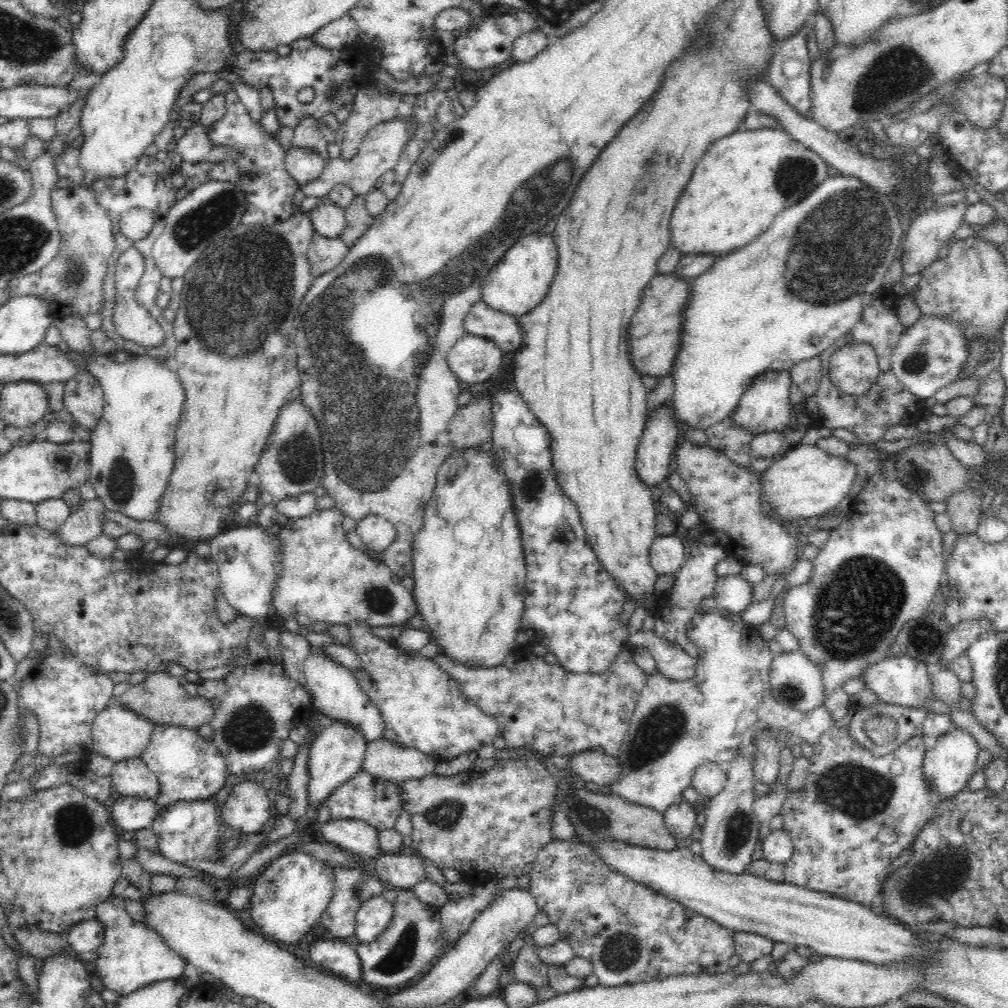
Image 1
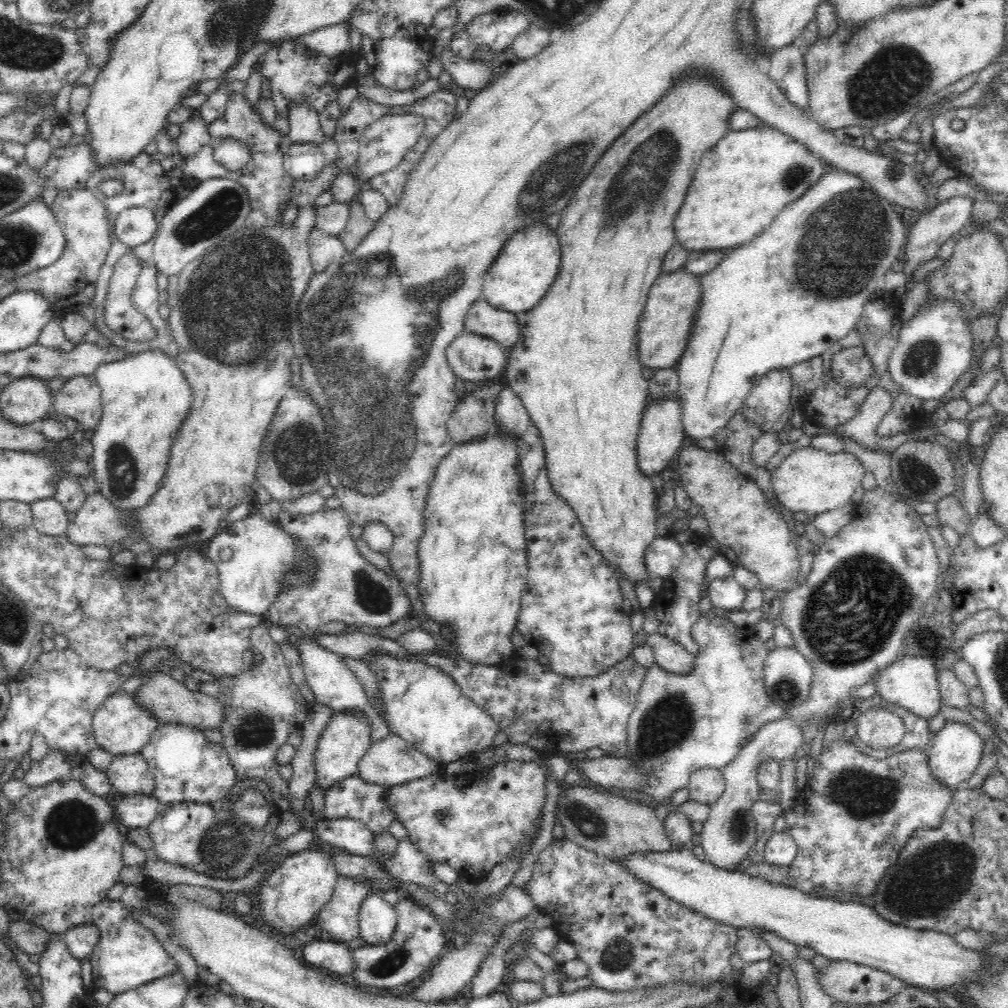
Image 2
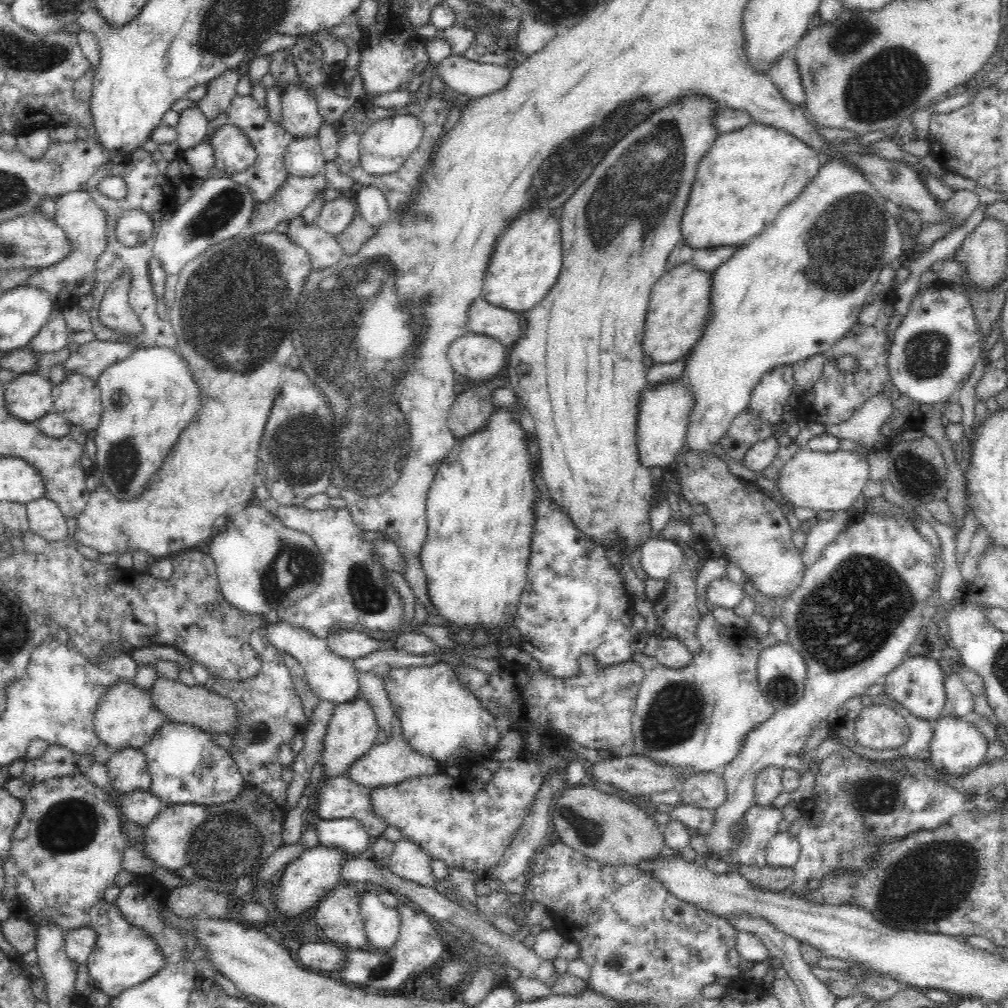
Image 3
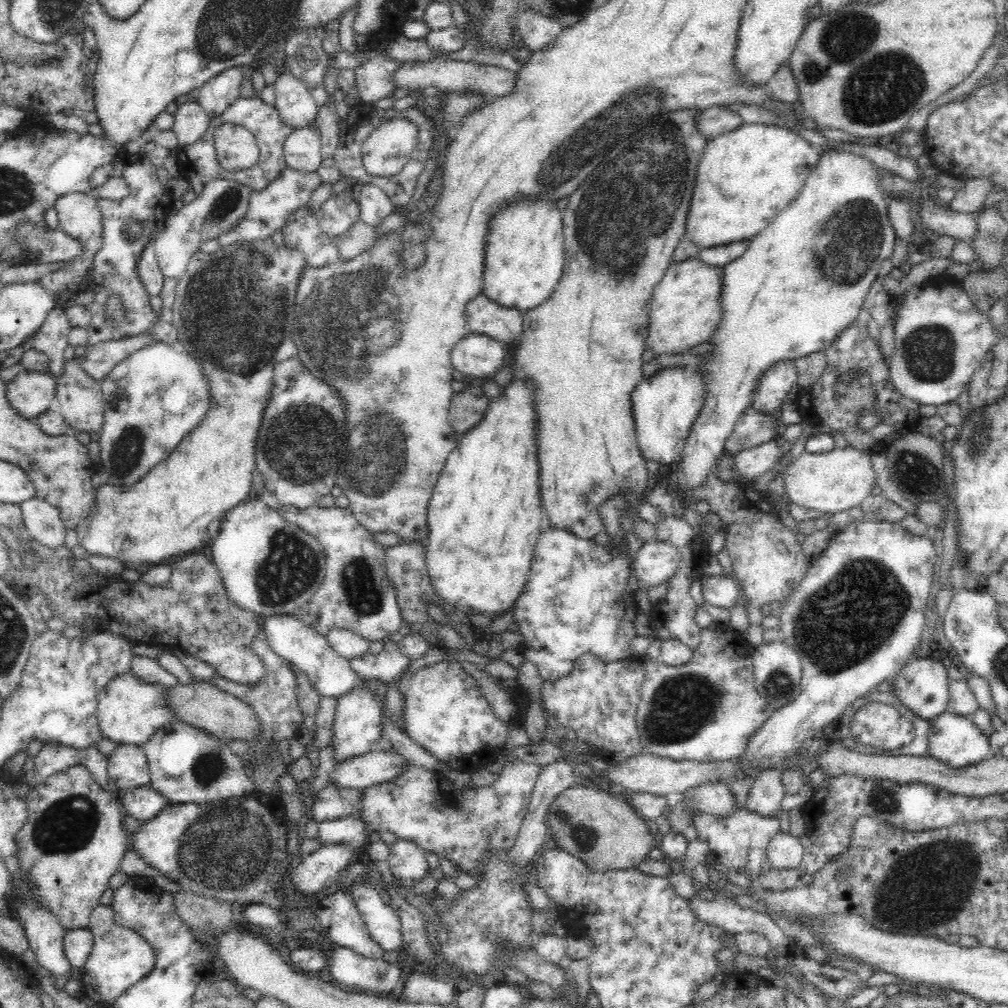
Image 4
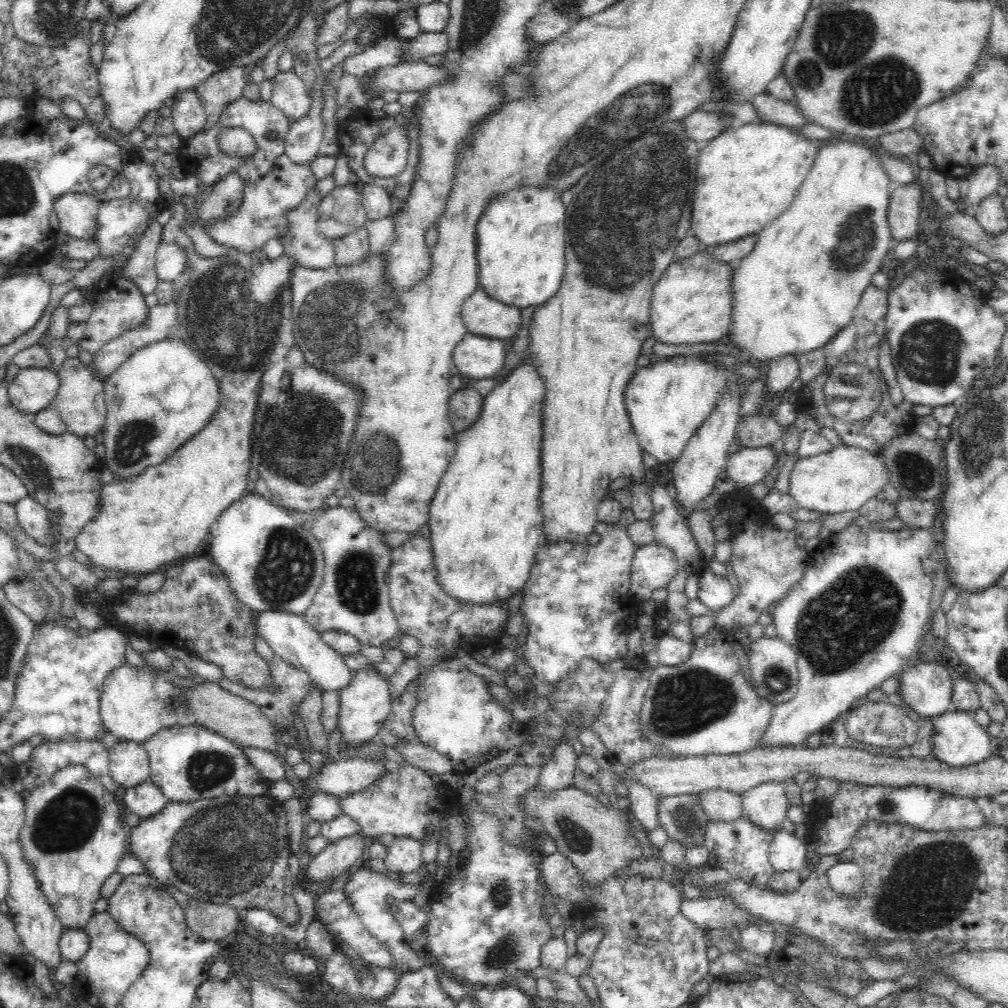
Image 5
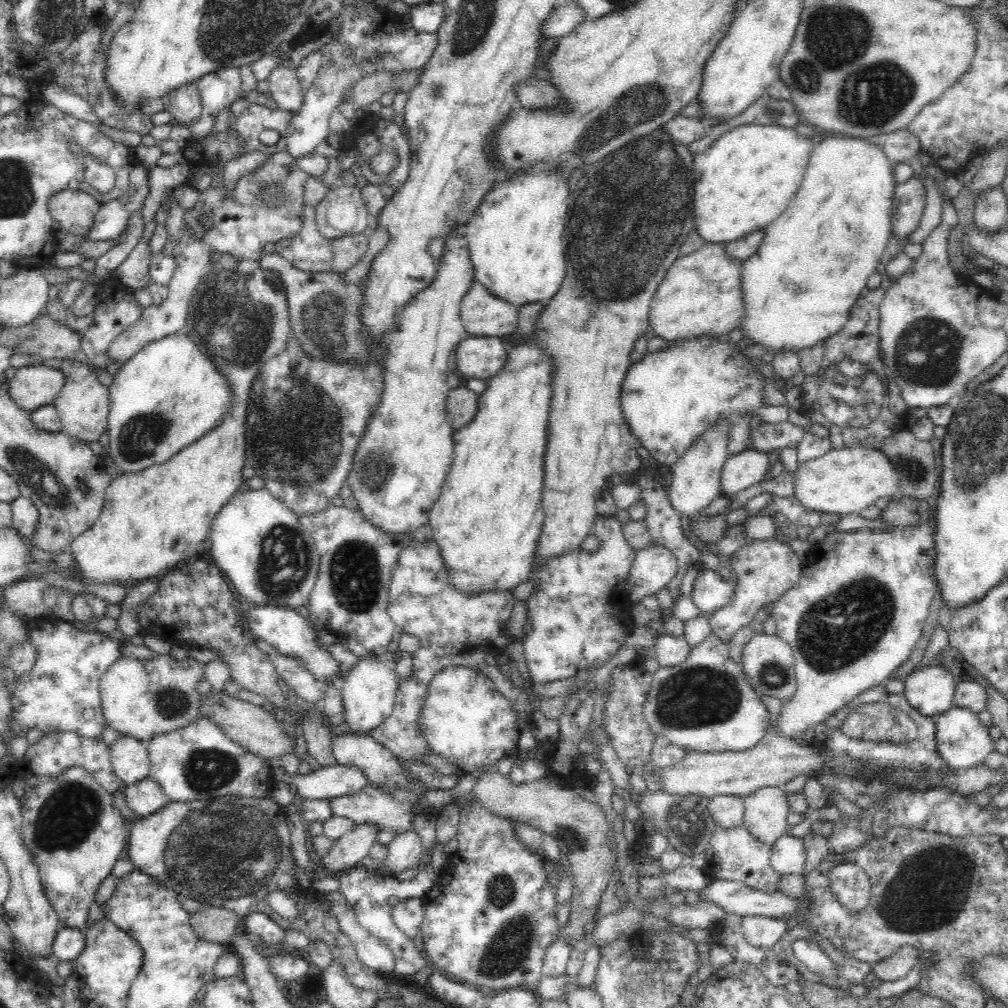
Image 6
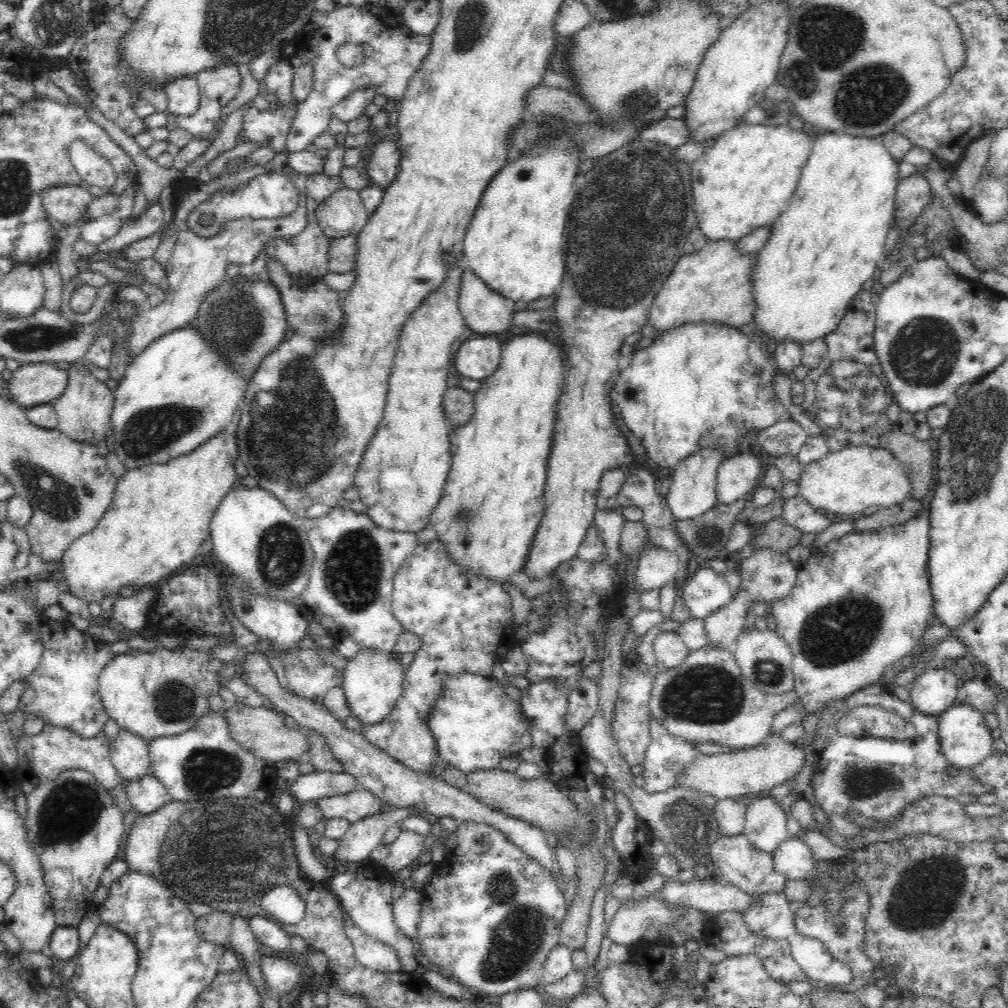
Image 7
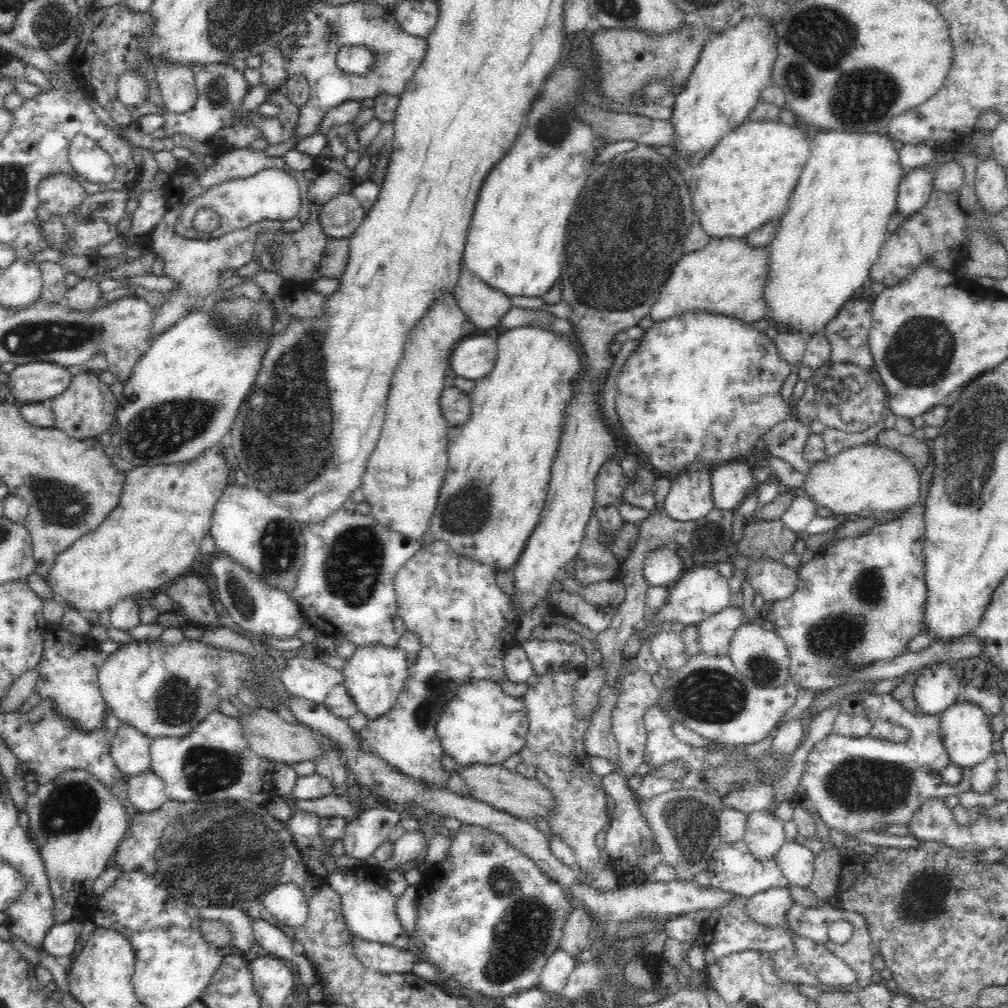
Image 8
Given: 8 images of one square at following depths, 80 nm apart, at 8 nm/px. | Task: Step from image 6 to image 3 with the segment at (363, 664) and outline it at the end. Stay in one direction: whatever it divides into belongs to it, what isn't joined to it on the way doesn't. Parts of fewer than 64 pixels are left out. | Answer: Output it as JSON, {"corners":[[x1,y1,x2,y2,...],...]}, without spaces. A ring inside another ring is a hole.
{"corners":[[359,694,352,701,336,705,324,737,322,751,322,756,324,756,323,774,327,774,328,779,344,775,344,772,352,766,352,762,356,762,360,756,366,754,375,745,376,737,380,731,381,727,377,723,376,713,362,695]]}

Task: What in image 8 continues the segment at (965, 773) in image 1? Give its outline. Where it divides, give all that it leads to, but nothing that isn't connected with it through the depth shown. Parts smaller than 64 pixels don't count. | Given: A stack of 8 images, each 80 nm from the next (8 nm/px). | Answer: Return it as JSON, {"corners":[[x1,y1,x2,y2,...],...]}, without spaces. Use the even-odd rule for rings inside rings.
{"corners":[[958,700,958,702,952,704,952,706,944,711,939,725,950,763,963,767,971,767,983,762,986,757,993,753,993,729,991,728,990,721,991,719,978,704,973,704,966,700]]}

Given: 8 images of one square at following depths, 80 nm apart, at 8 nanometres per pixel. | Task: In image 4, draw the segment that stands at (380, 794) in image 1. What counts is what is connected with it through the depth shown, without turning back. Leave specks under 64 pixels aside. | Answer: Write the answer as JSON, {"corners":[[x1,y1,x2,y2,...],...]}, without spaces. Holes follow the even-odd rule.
{"corners":[[330,783,312,795,311,815,316,822,334,820,342,816,358,817,361,790,336,787]]}

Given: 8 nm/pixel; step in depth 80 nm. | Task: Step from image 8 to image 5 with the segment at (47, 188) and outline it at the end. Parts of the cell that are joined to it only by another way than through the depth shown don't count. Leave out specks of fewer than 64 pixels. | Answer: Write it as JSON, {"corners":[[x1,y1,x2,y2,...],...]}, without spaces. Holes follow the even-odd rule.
{"corners":[[66,192,54,200,59,228,75,239,95,238,99,201,84,192]]}

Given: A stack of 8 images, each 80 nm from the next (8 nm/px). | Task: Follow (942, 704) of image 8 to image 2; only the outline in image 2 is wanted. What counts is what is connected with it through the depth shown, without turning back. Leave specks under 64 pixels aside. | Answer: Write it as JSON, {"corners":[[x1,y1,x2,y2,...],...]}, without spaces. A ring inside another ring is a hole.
{"corners":[[906,652,895,663,889,664,875,676,877,693,884,698,884,701,896,704,928,721,939,713,942,704,937,669,934,666,935,662,932,658,914,656,914,654,910,656]]}

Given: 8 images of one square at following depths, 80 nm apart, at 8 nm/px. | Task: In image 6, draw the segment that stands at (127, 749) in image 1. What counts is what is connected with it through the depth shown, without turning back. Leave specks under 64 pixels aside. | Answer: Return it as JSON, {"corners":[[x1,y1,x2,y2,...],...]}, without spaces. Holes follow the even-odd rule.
{"corners":[[154,653,150,659,120,656,100,677,101,706,107,725,120,735,134,736,148,744,156,735,186,728,201,715,203,697,198,682,207,680,205,664,187,654,182,660]]}

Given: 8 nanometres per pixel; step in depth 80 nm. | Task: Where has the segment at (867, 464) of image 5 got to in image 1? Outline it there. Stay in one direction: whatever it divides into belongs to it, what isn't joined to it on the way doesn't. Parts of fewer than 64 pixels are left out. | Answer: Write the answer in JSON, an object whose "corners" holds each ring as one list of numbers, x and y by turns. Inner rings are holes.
{"corners":[[799,443,786,450,786,454,774,461,770,467,763,471,761,476,761,493,769,498,773,509,773,515,788,522,797,524,800,522,812,522,820,515,829,513,838,506,848,493,852,483,857,478,856,466,849,461,847,456,834,456,824,452,814,445]]}

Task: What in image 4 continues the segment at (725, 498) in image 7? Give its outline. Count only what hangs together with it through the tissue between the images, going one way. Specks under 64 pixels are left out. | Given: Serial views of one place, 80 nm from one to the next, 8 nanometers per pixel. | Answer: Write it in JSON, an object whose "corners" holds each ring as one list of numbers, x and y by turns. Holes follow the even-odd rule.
{"corners":[[776,441,765,442,734,454,731,465,741,478,740,483,752,482,774,468,781,455,778,445]]}

